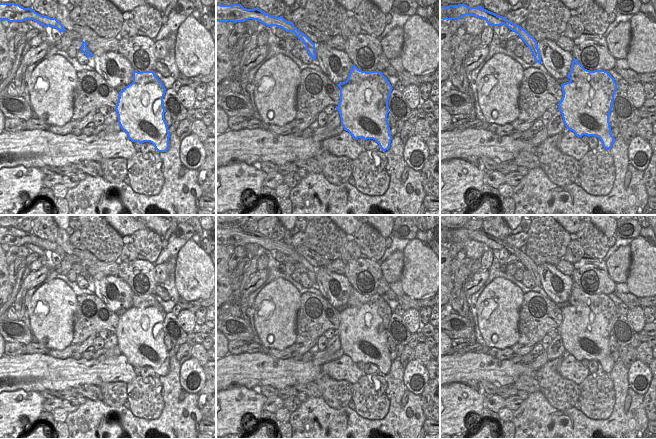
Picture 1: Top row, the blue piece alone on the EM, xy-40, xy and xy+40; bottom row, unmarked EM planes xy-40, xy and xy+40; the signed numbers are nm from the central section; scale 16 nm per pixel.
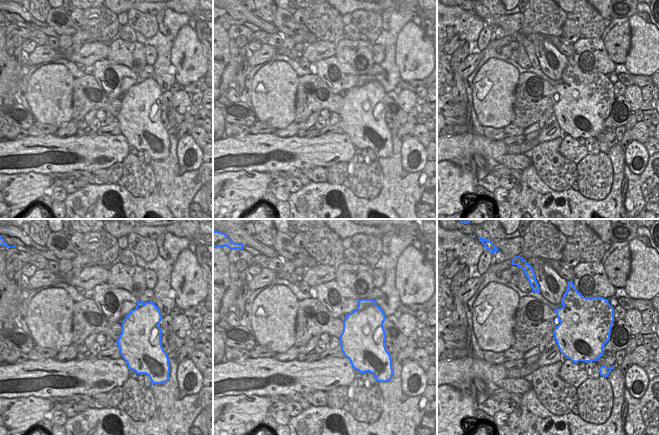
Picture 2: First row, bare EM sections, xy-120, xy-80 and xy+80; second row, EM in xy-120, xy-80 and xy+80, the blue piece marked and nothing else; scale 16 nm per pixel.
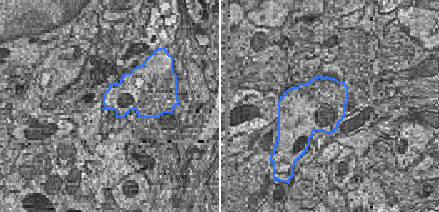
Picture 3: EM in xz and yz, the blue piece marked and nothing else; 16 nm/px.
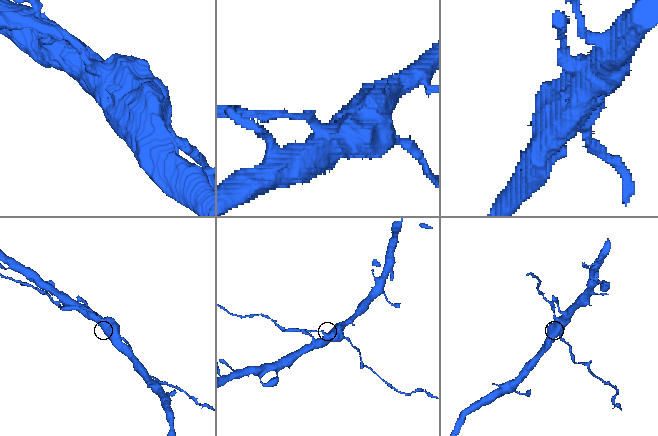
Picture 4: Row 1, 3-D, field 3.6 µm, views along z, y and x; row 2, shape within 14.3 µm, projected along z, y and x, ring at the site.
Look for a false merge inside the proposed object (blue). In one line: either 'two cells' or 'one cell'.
two cells

